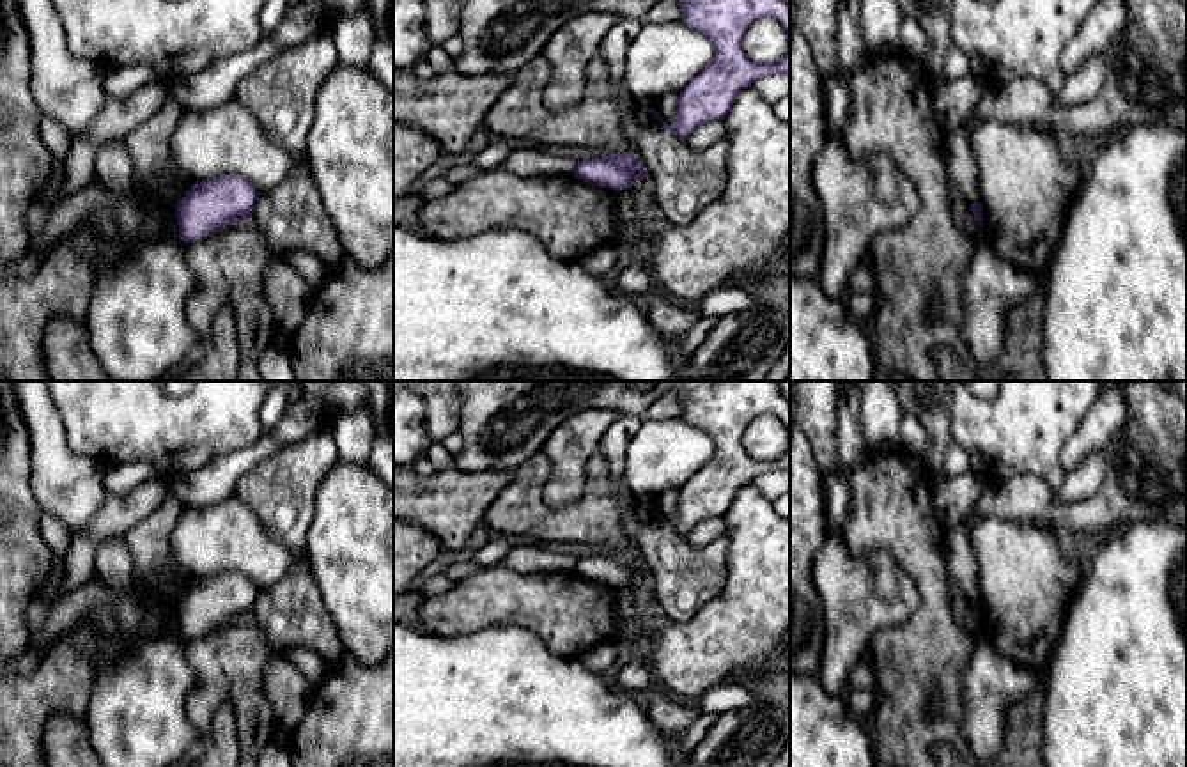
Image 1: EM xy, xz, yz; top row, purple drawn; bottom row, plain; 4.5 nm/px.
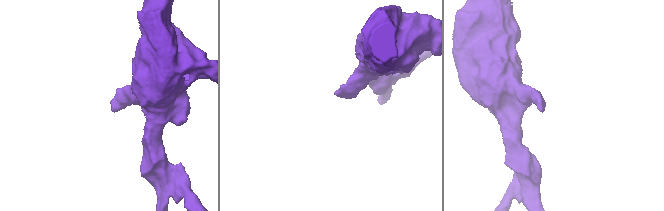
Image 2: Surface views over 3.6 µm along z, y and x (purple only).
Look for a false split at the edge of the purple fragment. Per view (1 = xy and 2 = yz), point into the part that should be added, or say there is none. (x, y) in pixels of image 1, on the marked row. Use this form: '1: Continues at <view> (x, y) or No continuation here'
1: No continuation here
2: No continuation here

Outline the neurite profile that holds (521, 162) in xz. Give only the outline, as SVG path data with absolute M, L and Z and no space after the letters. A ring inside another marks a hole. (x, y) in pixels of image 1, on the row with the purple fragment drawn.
M516 149L510 151L500 168L519 177L572 175L576 163L570 158L553 156L542 151Z

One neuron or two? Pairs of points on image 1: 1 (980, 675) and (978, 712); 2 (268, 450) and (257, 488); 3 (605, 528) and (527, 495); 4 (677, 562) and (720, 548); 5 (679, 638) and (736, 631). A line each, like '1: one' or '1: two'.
1: one
2: two
3: one
4: one
5: one

